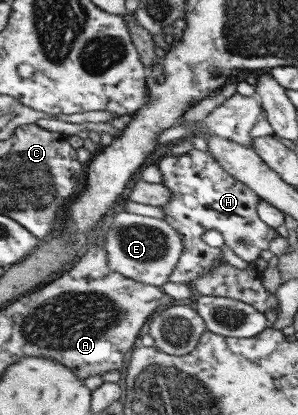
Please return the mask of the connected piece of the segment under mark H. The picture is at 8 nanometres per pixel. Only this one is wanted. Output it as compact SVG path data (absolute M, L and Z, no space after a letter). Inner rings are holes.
M193 148L178 156L168 154L156 166L161 172L160 184L171 191L168 203L160 207L162 219L179 235L183 250L166 282L191 286L196 278L224 261L220 247L209 247L201 239L201 234L207 230L219 232L223 246L247 263L259 258L259 254L269 248L269 242L276 236L274 229L257 216L256 206L260 198L229 176L209 153Z

